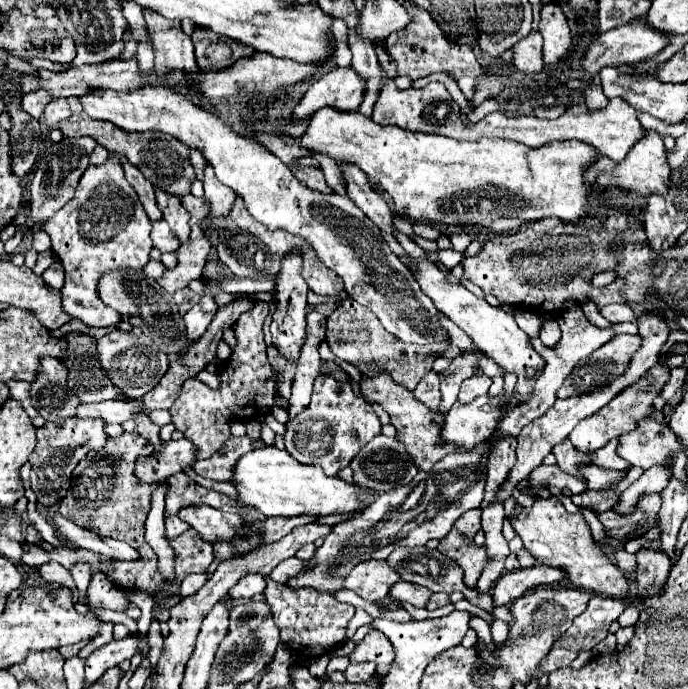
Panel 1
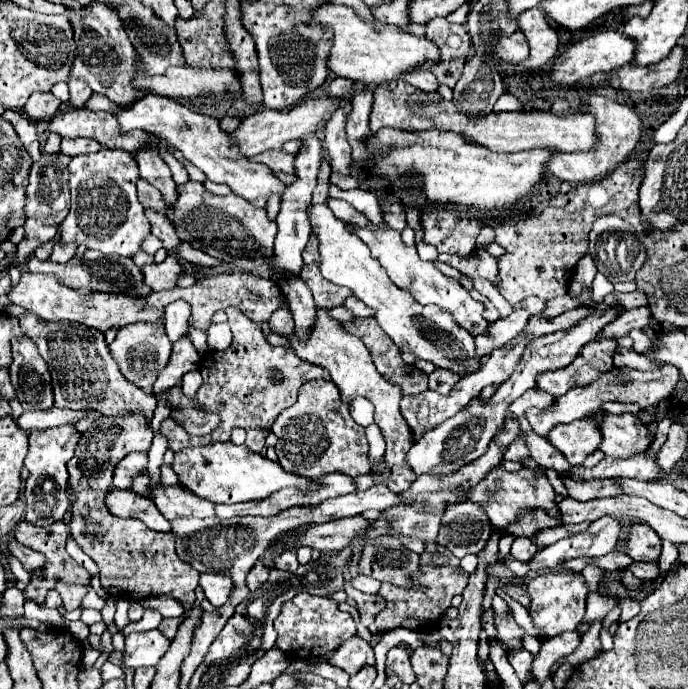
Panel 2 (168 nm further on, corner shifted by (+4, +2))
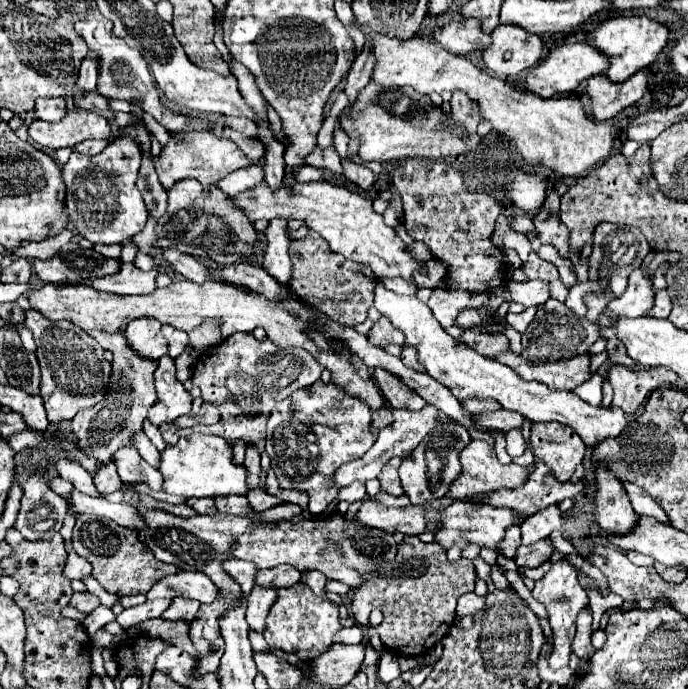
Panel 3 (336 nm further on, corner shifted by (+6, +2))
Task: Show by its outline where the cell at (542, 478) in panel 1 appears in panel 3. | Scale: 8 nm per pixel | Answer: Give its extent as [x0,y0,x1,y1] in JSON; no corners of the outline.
[624,483,670,525]

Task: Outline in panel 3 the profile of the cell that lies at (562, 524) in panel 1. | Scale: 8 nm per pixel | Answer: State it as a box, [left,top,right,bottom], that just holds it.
[446,441,532,501]

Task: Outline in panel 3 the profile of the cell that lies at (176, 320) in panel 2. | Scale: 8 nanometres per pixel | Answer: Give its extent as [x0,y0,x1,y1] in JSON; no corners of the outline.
[162,325,188,359]

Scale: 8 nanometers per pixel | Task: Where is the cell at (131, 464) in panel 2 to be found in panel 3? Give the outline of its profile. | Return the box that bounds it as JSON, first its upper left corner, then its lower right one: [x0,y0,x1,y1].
[94,463,122,495]

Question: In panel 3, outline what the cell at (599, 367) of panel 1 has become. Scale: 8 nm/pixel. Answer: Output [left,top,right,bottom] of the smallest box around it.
[492,353,590,391]

